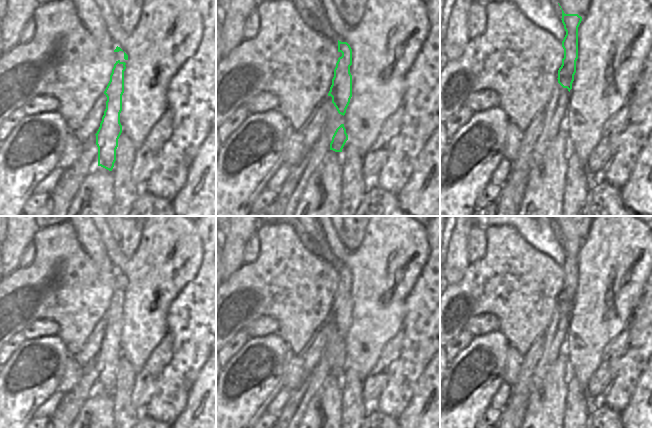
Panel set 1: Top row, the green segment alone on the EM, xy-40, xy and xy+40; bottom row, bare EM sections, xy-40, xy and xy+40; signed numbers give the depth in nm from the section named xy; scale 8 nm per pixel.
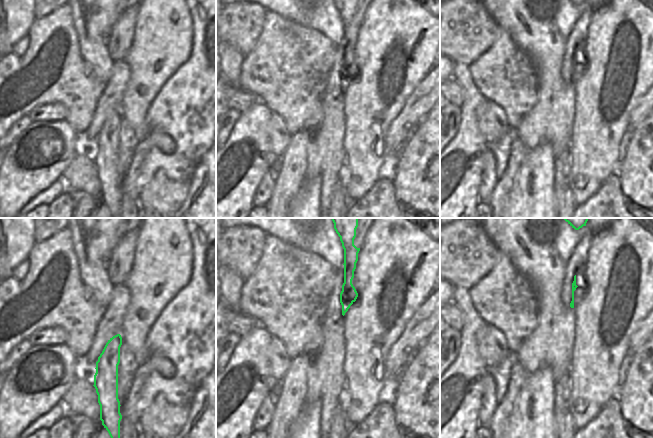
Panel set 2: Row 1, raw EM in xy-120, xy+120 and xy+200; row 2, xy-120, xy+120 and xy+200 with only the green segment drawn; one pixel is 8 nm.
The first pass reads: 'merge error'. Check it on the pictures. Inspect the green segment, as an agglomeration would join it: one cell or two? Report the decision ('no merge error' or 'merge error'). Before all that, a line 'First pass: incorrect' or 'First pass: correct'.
First pass: incorrect
no merge error

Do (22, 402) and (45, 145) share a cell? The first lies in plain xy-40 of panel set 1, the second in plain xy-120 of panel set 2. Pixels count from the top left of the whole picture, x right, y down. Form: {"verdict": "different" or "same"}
{"verdict": "same"}

